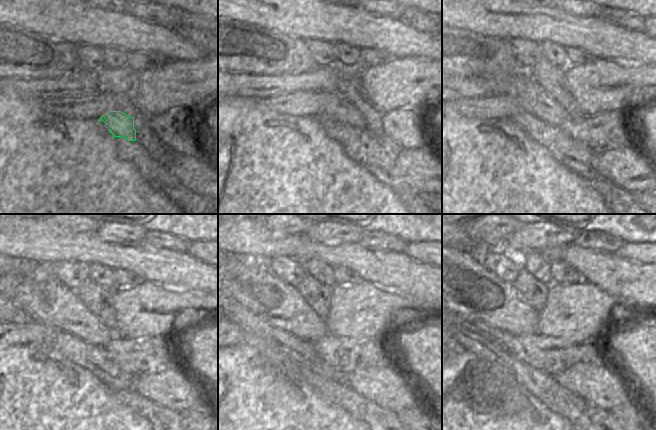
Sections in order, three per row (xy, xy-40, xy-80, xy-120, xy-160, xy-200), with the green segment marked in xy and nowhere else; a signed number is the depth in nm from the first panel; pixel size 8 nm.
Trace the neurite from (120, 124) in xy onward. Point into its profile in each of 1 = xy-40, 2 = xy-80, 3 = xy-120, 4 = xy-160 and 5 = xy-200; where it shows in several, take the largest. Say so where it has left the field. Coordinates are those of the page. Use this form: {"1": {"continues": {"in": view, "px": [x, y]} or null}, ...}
{"1": {"continues": {"in": "xy-40", "px": [336, 110]}}, "2": {"continues": {"in": "xy-80", "px": [515, 83]}}, "3": {"continues": {"in": "xy-120", "px": [44, 299]}}, "4": {"continues": {"in": "xy-160", "px": [246, 280]}}, "5": {"continues": {"in": "xy-200", "px": [462, 284]}}}

